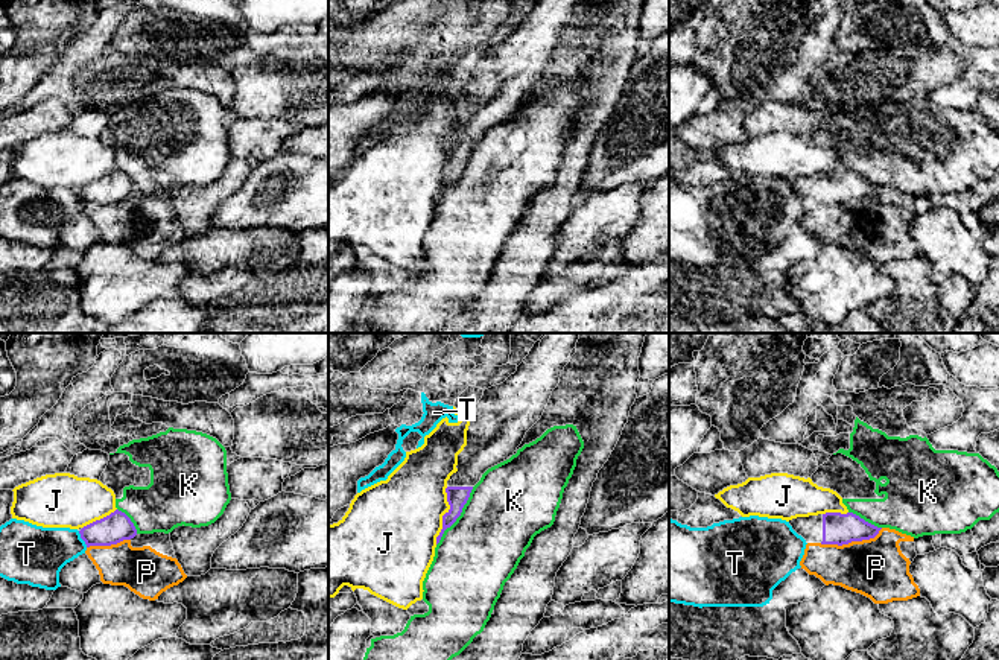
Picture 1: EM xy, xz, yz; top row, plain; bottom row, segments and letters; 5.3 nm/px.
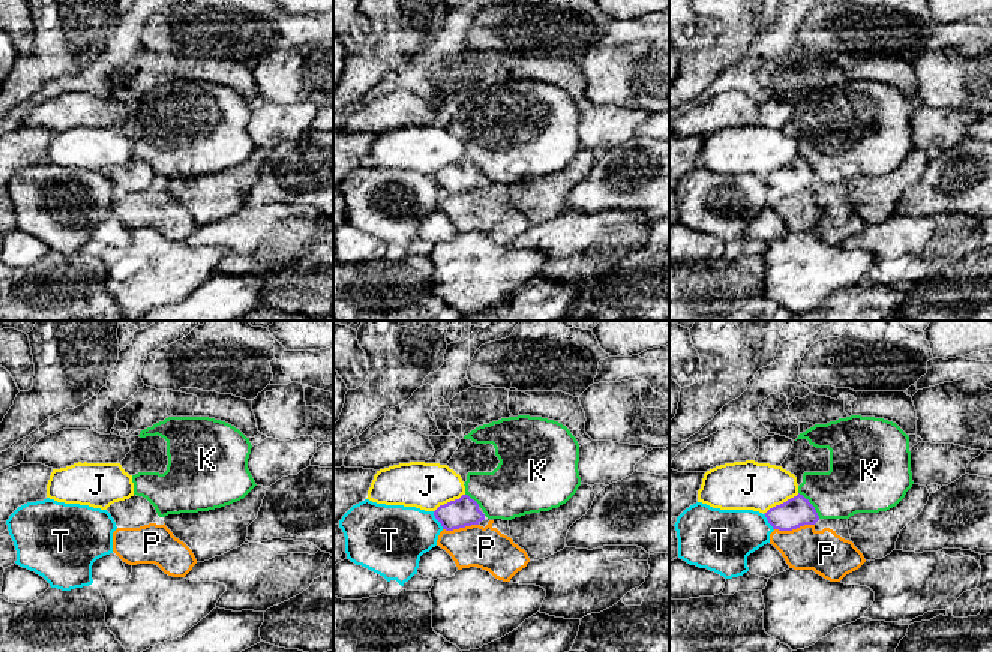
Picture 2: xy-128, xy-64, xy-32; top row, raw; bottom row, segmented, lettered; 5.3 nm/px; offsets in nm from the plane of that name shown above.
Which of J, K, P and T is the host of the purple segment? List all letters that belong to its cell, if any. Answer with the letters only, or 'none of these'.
none of these

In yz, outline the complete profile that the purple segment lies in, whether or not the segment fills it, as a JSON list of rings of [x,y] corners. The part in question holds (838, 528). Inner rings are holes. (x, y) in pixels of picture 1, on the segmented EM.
[[[826,512],[789,520],[792,529],[806,543],[848,544],[874,538],[882,528],[877,528],[853,512]]]

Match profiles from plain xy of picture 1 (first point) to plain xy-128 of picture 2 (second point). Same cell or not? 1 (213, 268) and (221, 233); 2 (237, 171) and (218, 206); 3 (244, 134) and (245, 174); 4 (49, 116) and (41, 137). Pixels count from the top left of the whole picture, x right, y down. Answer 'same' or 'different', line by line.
1: same
2: same
3: different
4: different

